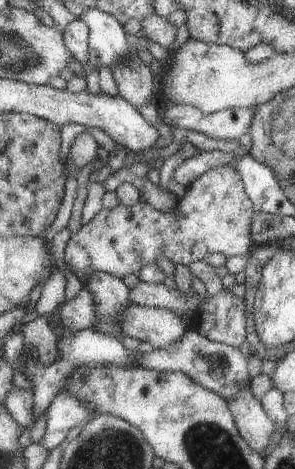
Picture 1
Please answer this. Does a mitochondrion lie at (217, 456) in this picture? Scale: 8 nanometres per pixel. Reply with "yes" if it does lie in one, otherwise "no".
yes

